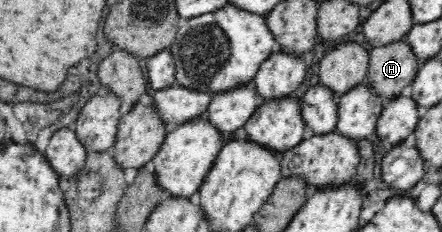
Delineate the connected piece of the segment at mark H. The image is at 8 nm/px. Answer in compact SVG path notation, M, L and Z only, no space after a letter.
M404 40L370 48L366 85L376 96L389 102L411 84L420 65Z

